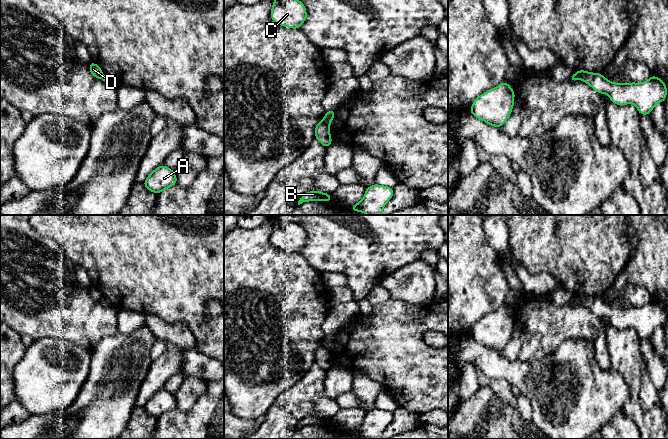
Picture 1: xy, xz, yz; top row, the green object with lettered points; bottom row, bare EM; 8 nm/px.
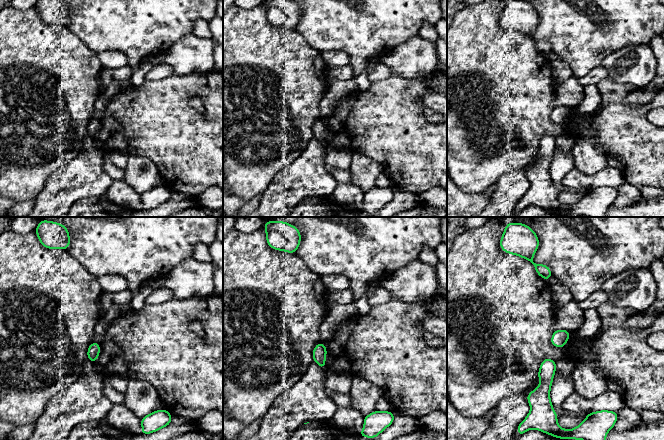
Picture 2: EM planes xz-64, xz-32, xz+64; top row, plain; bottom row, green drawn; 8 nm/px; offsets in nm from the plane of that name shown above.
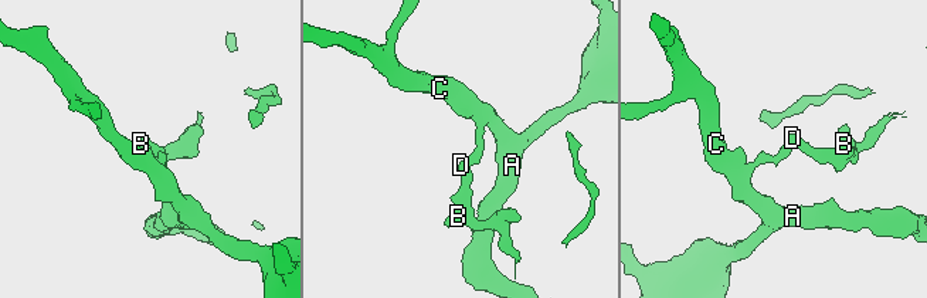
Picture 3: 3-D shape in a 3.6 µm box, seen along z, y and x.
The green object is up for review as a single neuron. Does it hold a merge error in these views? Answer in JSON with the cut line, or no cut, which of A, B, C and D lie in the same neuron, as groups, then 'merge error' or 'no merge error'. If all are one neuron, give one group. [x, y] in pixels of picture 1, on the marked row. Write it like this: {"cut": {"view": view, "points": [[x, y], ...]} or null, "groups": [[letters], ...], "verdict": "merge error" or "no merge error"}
{"cut": {"view": "xz", "points": [[324, 119], [328, 124]]}, "groups": [["A", "C"], ["B", "D"]], "verdict": "merge error"}

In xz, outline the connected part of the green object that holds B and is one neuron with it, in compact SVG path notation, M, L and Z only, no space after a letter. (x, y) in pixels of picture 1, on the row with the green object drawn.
M317 190L310 191L304 194L300 200L298 201L298 205L302 204L303 202L308 201L332 201L331 194L322 193Z

